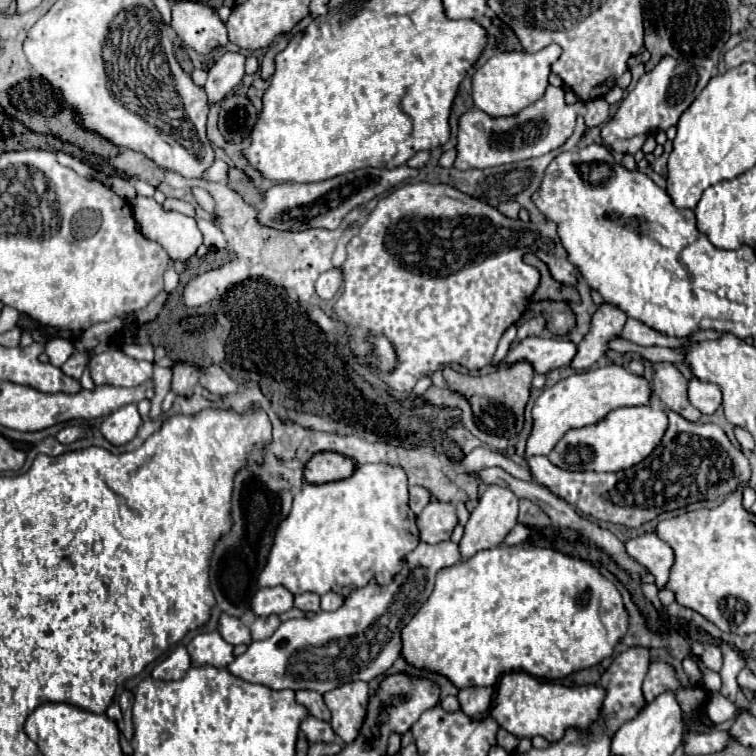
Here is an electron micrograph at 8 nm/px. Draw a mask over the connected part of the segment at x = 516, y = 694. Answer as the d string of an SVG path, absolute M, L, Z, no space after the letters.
M509 672L503 674L497 684L497 696L491 708L491 718L517 738L543 736L547 742L553 744L561 740L567 726L573 726L577 730L587 728L597 718L603 696L605 690L599 686L567 688L561 684L543 682L525 672Z

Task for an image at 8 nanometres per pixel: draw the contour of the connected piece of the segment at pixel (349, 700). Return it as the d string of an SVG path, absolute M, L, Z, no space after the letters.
M349 682L343 684L325 696L325 704L331 710L331 726L333 732L343 740L343 744L351 744L365 720L367 704L369 704L369 686L367 682Z

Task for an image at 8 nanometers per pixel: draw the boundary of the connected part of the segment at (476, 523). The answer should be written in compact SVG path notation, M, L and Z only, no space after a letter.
M489 486L483 496L479 498L477 508L471 512L469 522L465 524L465 534L459 542L459 550L461 550L461 558L467 560L471 558L475 552L483 550L483 548L495 548L503 542L503 538L509 534L509 530L517 524L517 512L519 512L519 498L511 492L505 490L501 486Z

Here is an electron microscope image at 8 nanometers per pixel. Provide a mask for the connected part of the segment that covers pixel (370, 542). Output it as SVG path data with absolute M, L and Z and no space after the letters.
M363 464L345 480L305 484L295 494L291 512L275 530L265 570L261 570L261 578L257 580L259 586L285 586L291 594L315 592L319 596L333 590L347 596L355 588L365 586L371 578L377 578L381 584L391 582L403 566L403 556L419 544L415 514L409 508L407 486L405 472L389 464Z

